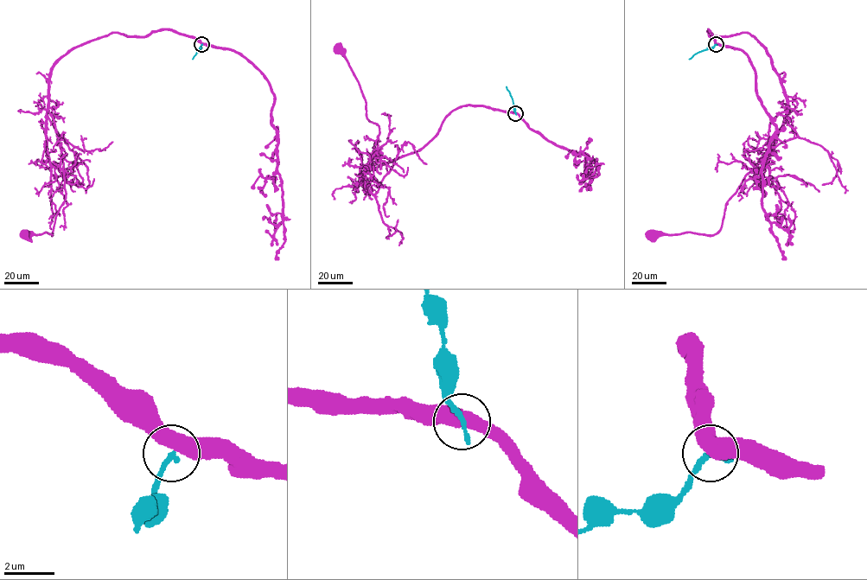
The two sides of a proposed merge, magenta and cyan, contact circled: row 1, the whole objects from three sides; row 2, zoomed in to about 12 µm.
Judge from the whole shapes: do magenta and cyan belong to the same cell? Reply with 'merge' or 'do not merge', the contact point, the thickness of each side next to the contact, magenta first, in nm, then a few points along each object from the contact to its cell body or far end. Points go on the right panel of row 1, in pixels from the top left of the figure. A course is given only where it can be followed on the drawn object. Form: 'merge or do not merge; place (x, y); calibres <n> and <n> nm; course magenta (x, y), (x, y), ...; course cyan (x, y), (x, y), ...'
do not merge; place (716, 44); calibres 500 and 240 nm; course magenta (716, 44), (708, 29), (754, 37), (787, 108), (716, 233), (651, 233); course cyan (716, 44), (689, 59)

